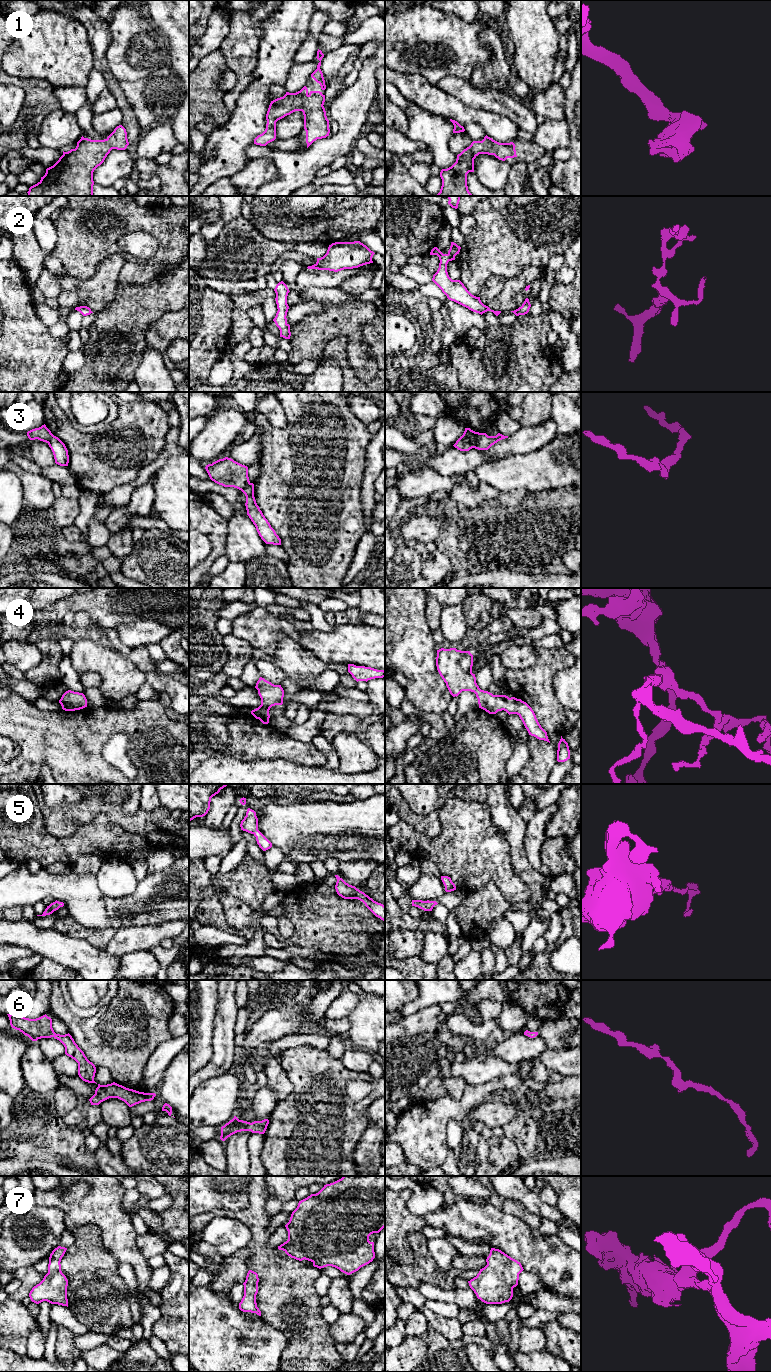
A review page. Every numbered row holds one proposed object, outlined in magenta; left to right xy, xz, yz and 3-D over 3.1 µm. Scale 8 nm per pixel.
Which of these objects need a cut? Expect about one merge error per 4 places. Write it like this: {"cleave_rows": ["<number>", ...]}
{"cleave_rows": ["3"]}

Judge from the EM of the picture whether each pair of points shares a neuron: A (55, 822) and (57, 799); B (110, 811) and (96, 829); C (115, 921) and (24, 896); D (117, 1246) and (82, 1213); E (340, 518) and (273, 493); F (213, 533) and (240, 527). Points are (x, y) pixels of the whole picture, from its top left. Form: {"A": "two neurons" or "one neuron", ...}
{"A": "two neurons", "B": "two neurons", "C": "one neuron", "D": "one neuron", "E": "one neuron", "F": "two neurons"}

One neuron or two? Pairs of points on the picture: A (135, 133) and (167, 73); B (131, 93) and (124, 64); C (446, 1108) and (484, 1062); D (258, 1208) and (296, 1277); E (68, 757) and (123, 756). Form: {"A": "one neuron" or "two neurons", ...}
{"A": "two neurons", "B": "two neurons", "C": "two neurons", "D": "one neuron", "E": "two neurons"}

